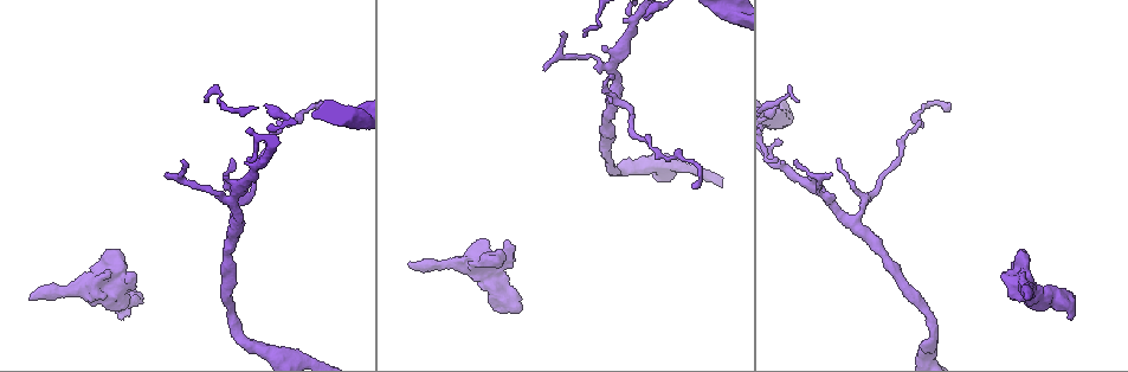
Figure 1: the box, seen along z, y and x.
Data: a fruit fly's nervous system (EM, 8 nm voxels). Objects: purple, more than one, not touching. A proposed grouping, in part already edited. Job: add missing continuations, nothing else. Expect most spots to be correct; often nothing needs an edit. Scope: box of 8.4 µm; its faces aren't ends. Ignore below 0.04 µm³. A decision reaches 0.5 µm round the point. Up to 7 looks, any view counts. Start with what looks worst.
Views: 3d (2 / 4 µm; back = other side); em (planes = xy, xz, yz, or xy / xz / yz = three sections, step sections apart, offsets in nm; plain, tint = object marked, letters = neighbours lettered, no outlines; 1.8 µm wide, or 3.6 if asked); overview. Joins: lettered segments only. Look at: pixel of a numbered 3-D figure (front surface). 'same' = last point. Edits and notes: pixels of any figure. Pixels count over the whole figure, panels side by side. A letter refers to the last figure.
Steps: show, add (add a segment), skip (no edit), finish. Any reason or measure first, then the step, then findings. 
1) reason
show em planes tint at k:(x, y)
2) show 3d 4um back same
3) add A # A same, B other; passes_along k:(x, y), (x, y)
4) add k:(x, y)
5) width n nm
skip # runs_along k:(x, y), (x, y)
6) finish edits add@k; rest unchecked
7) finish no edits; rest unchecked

an open end
show 3d 2um at 1:(408, 264)

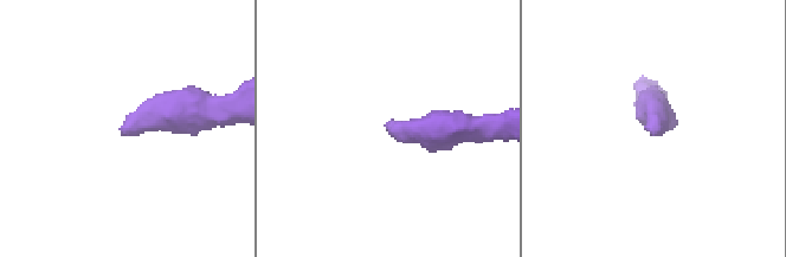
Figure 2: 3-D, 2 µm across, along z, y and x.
need the tissue
show em xz step 8 letters at 2:(122, 126)

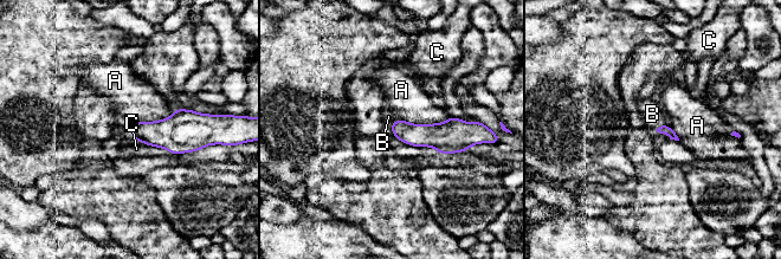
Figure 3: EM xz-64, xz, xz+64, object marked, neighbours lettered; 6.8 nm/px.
add B # A other, B same, C other; the cell continues

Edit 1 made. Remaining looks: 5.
stops while still wide
show 3d 4um at 1:(139, 297)

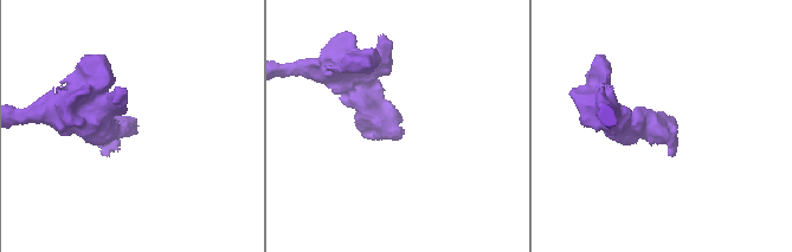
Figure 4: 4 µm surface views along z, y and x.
show em planes letters at 4:(677, 125)

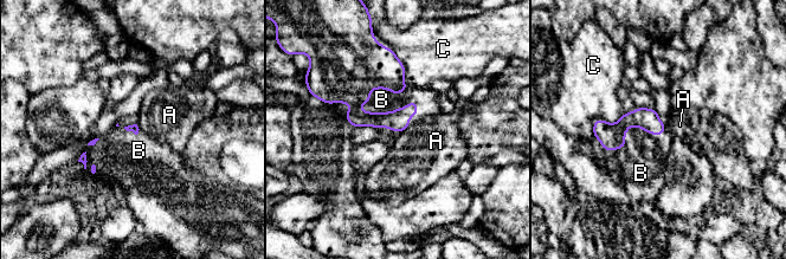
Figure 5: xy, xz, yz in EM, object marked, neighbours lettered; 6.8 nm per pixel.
add B # A other, B same, C other; it goes on there

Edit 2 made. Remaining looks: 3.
finish edits add@3, add@5; rest unchecked

